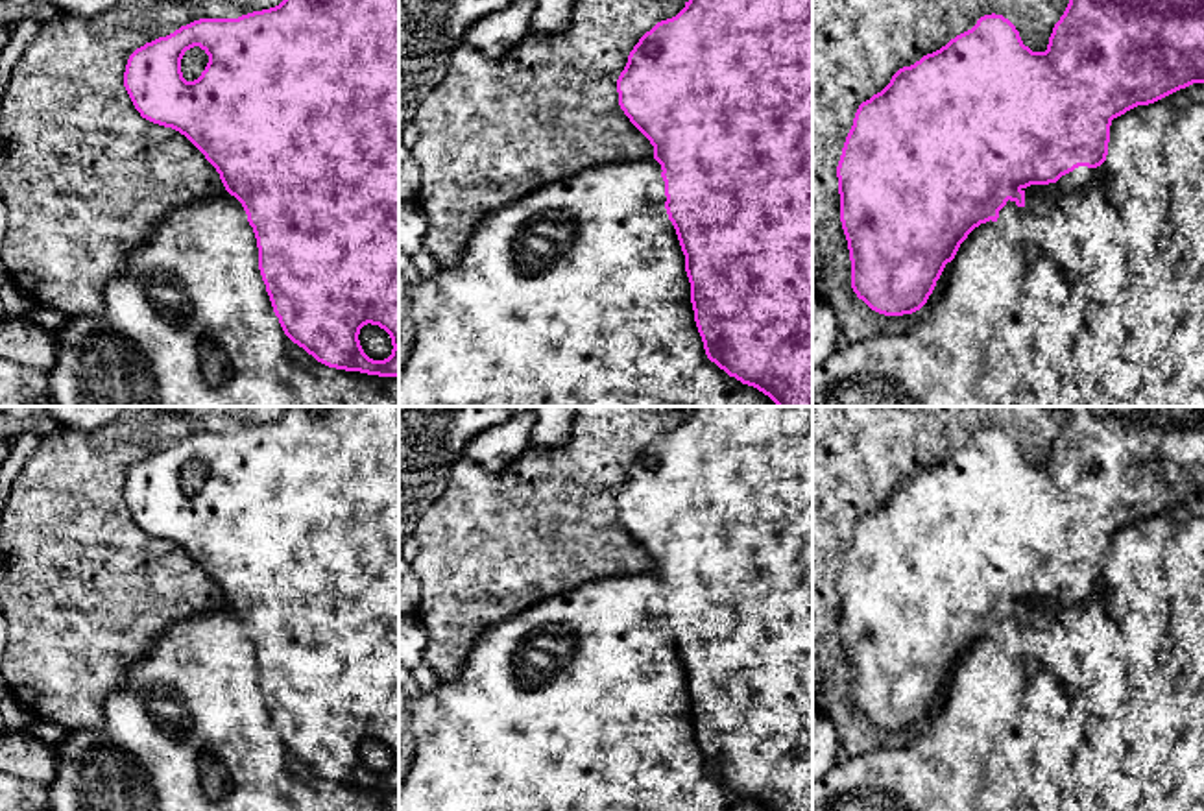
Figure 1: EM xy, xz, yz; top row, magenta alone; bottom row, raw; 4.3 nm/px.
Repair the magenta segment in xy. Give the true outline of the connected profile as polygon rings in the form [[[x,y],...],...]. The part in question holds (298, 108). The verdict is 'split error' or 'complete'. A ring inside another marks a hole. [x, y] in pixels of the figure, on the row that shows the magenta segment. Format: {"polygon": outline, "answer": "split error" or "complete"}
{"polygon": [[[283,0],[238,18],[199,18],[137,48],[126,65],[124,87],[142,118],[185,135],[242,203],[257,238],[259,270],[284,334],[329,368],[399,377],[399,0]],[[194,46],[209,55],[209,63],[198,79],[187,81],[181,59]],[[367,323],[390,334],[393,349],[388,358],[373,360],[364,353],[358,334]]], "answer": "complete"}

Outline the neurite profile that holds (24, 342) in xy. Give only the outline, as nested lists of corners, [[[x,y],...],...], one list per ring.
[[[7,314],[0,323],[0,358],[48,373],[57,358],[55,336],[33,320]]]

